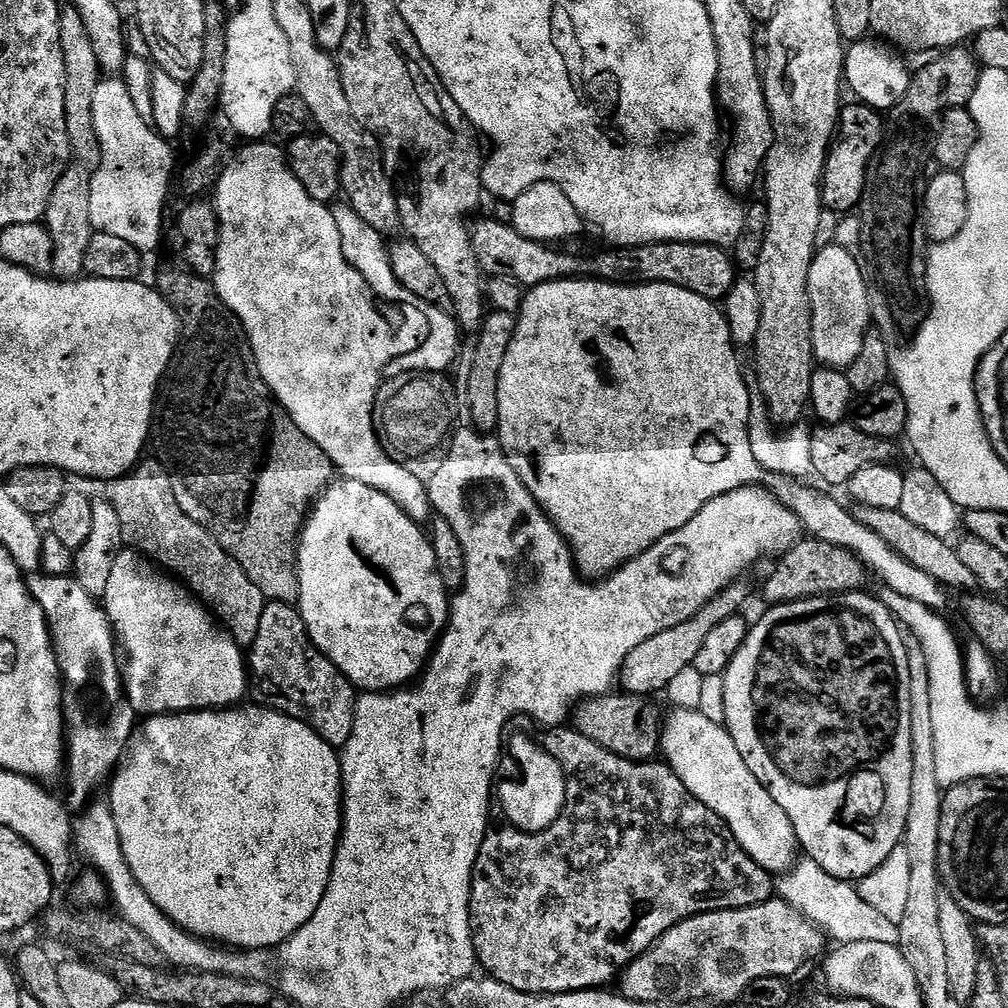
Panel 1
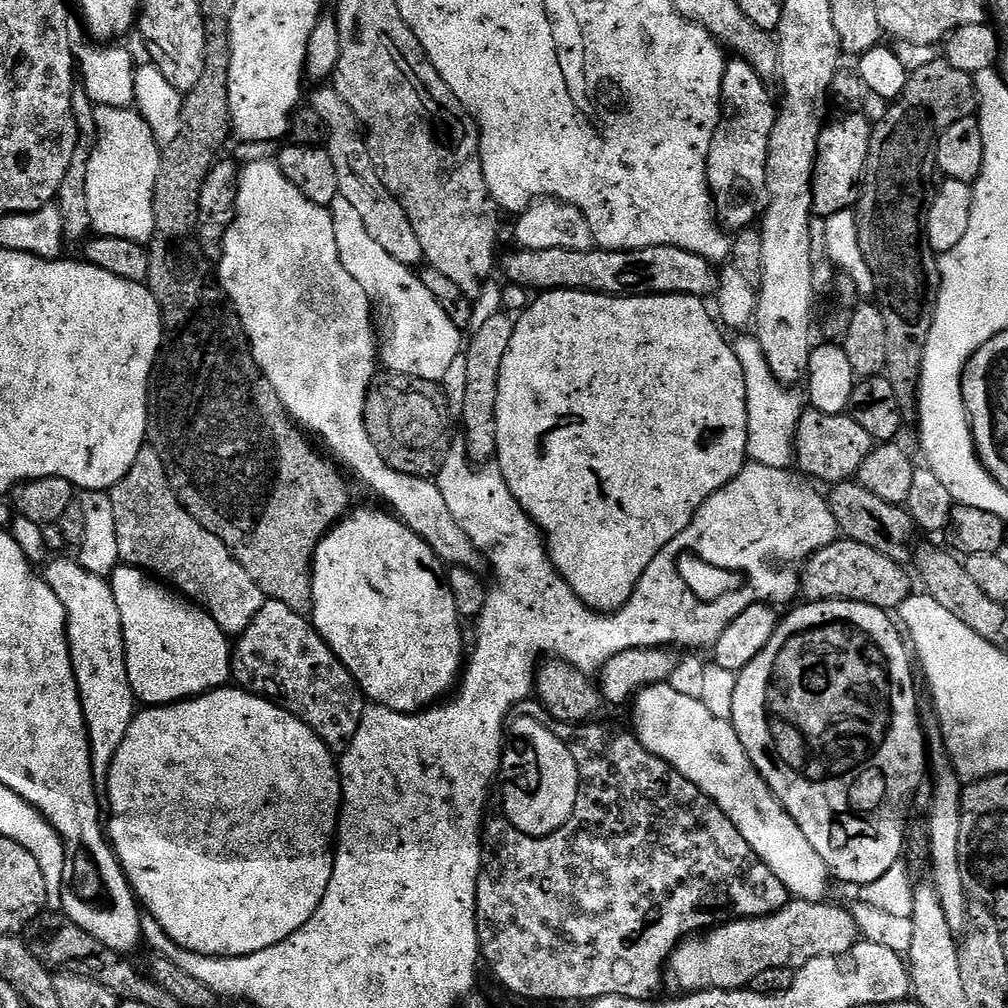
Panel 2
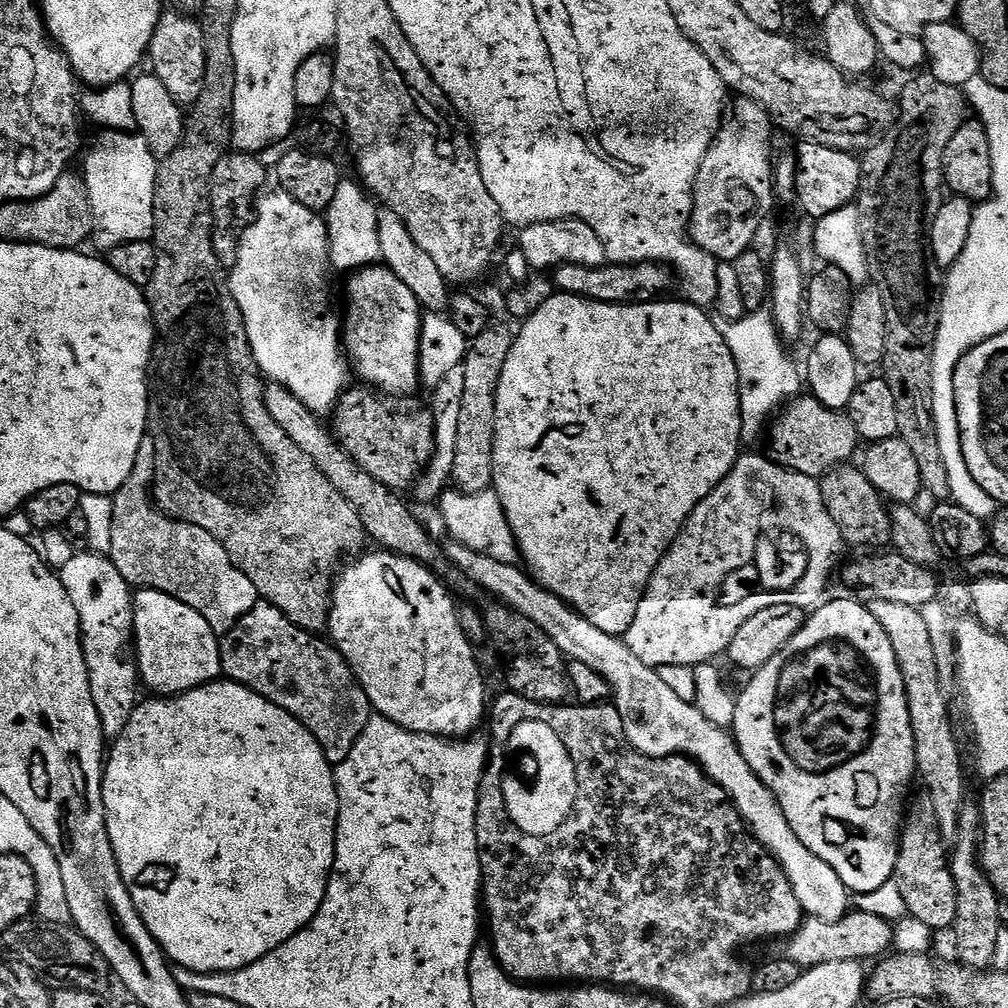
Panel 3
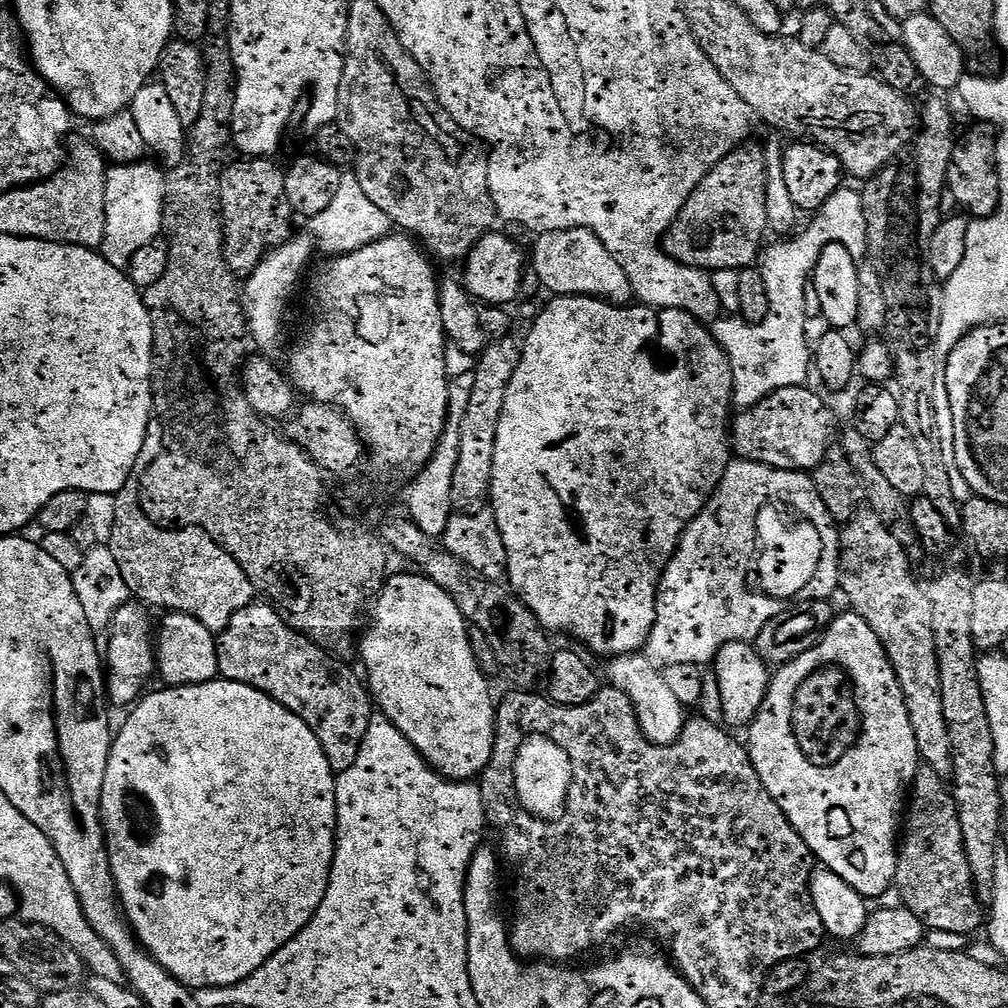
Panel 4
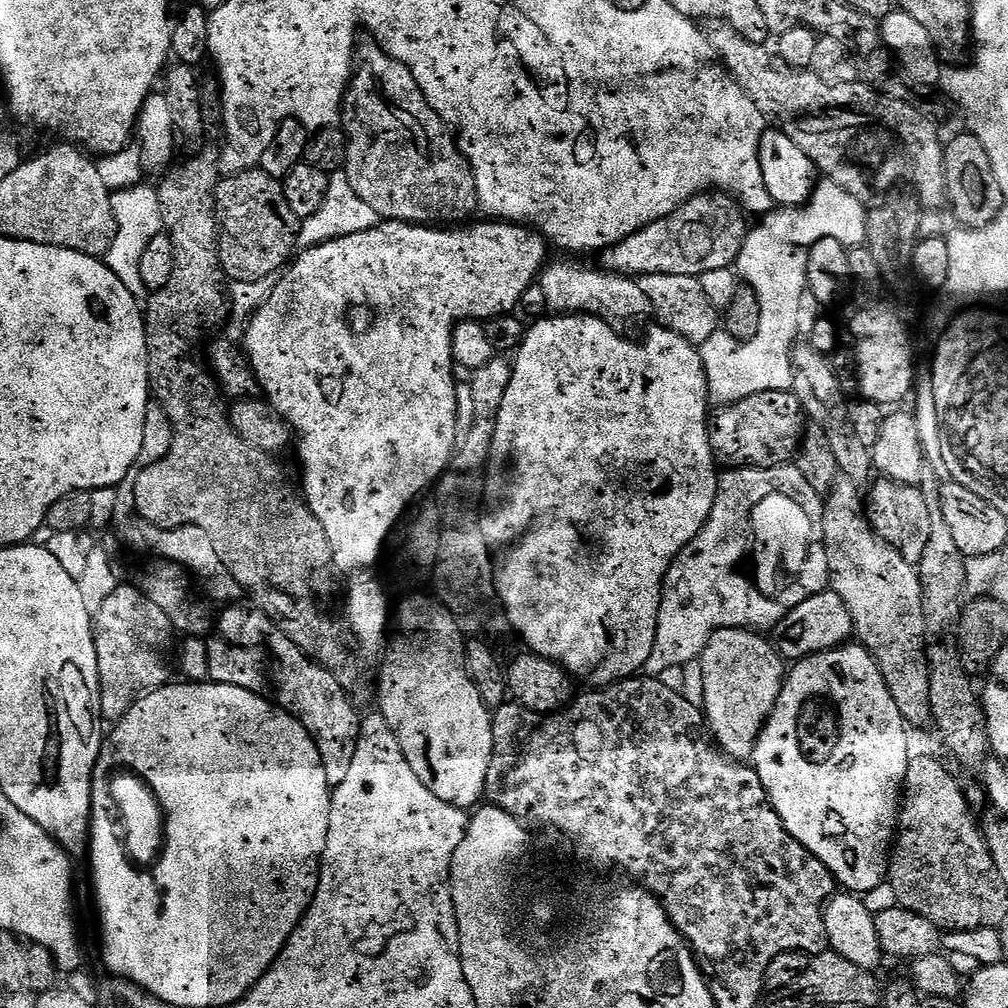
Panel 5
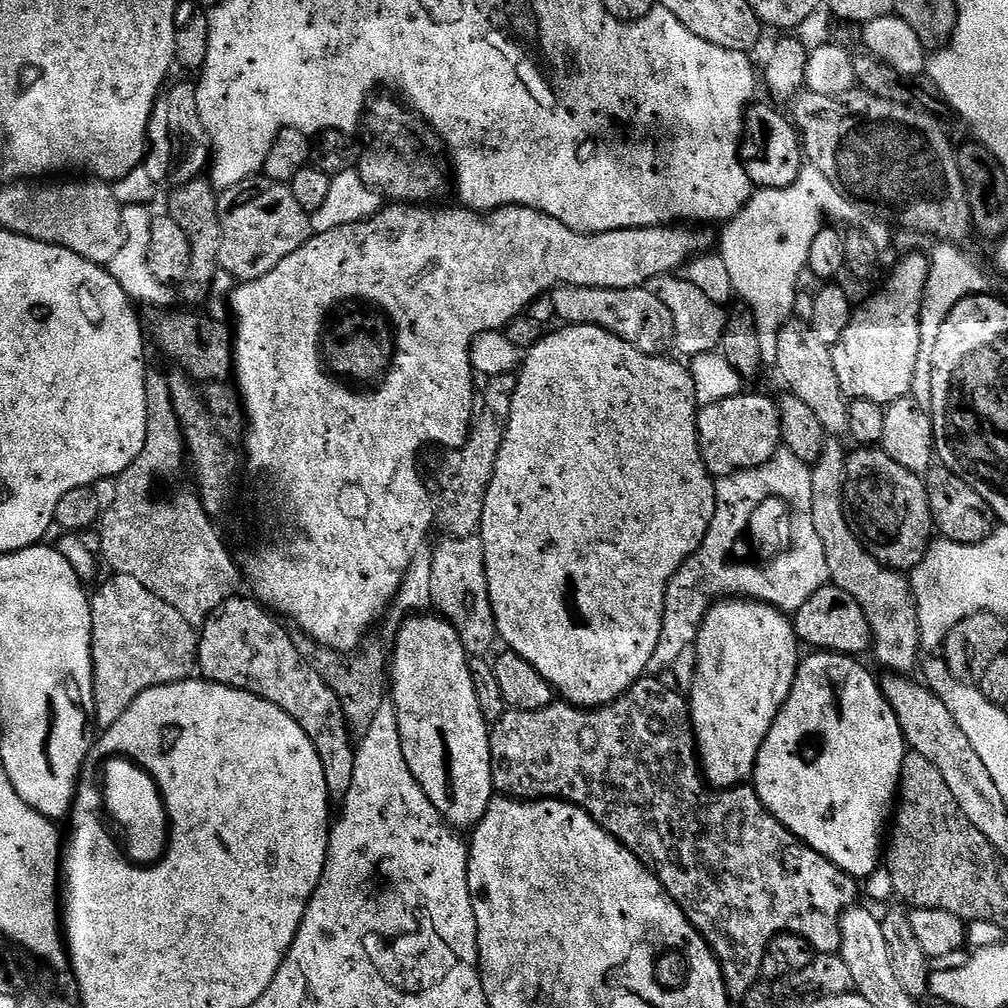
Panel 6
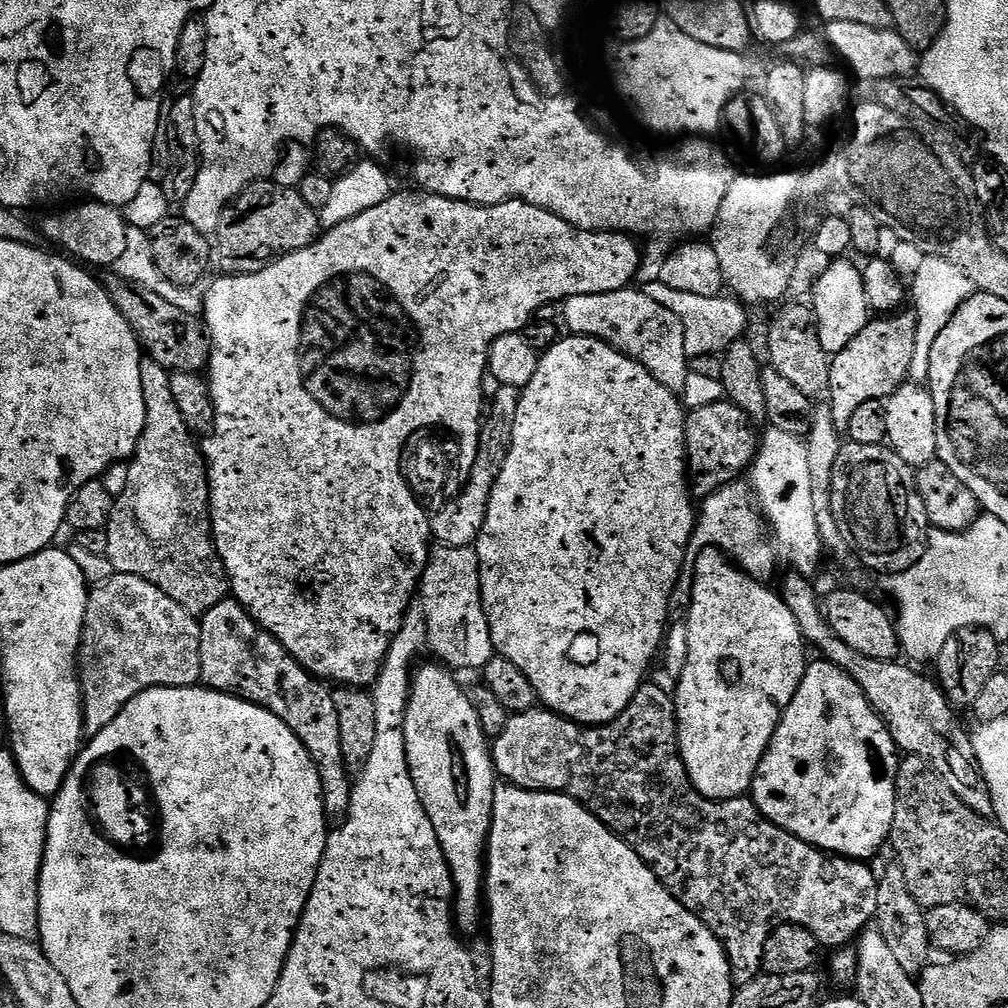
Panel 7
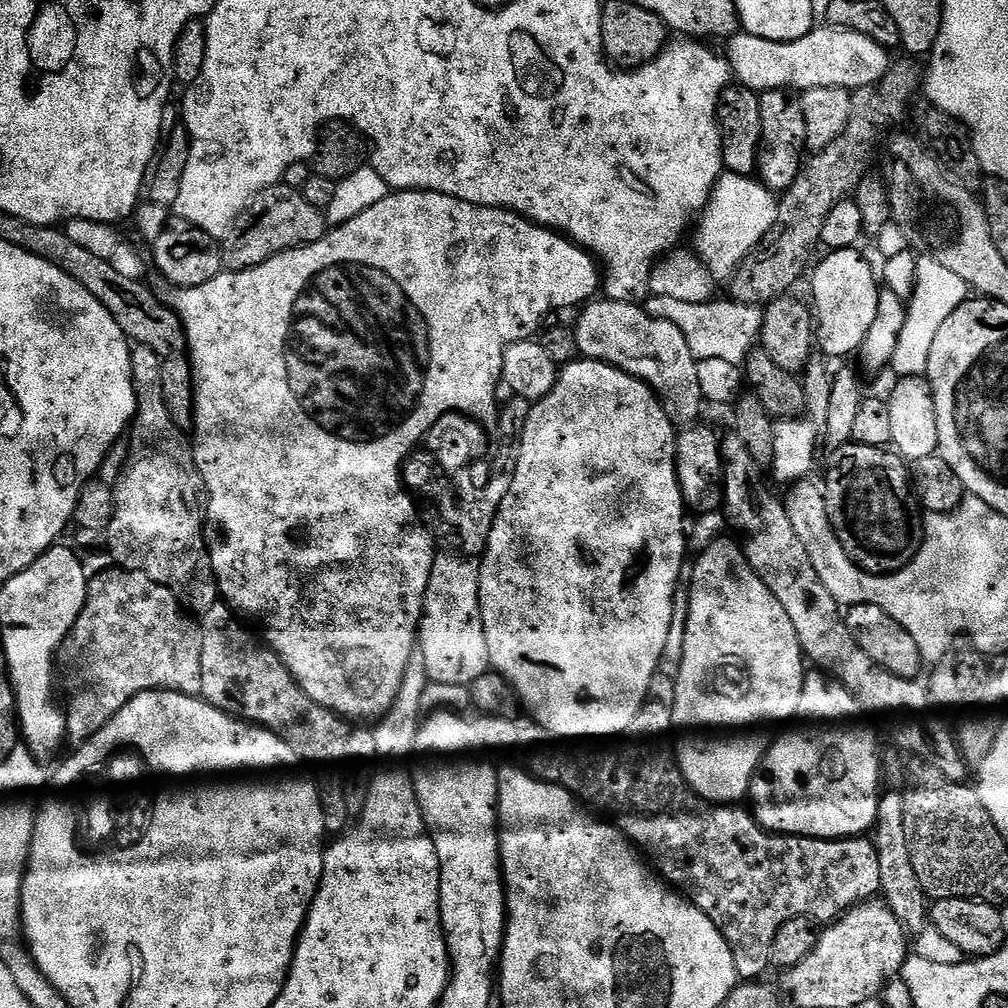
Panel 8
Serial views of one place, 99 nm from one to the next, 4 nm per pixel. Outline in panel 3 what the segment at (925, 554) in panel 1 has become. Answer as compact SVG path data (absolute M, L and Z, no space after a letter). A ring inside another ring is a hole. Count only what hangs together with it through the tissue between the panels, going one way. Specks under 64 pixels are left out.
M841 466L831 468L819 481L822 502L834 518L840 531L840 539L845 545L853 544L860 550L884 550L892 543L890 530L890 510L876 487L866 478L859 467ZM885 547L885 548L884 548Z

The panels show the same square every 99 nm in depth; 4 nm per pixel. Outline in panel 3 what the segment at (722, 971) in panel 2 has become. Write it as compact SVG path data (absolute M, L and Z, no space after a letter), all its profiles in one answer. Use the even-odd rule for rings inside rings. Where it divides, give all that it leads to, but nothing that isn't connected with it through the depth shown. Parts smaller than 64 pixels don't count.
M852 910L838 922L805 919L798 931L787 937L785 944L788 945L782 950L782 956L796 963L802 970L822 966L826 962L869 962L868 960L875 961L883 957L893 947L894 928L889 921L878 918L878 914Z

